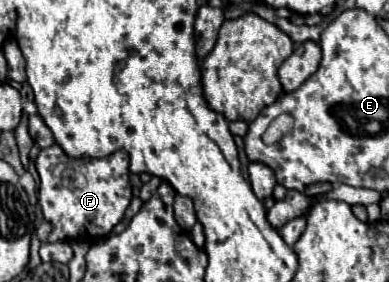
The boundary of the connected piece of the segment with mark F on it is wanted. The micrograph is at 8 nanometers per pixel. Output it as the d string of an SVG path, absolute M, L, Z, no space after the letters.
M51 145L39 151L35 165L41 182L39 205L45 219L53 225L53 231L49 235L51 243L73 241L73 237L79 241L95 243L113 231L129 207L129 157L123 151L117 151L103 159L73 159L67 157L59 145Z

